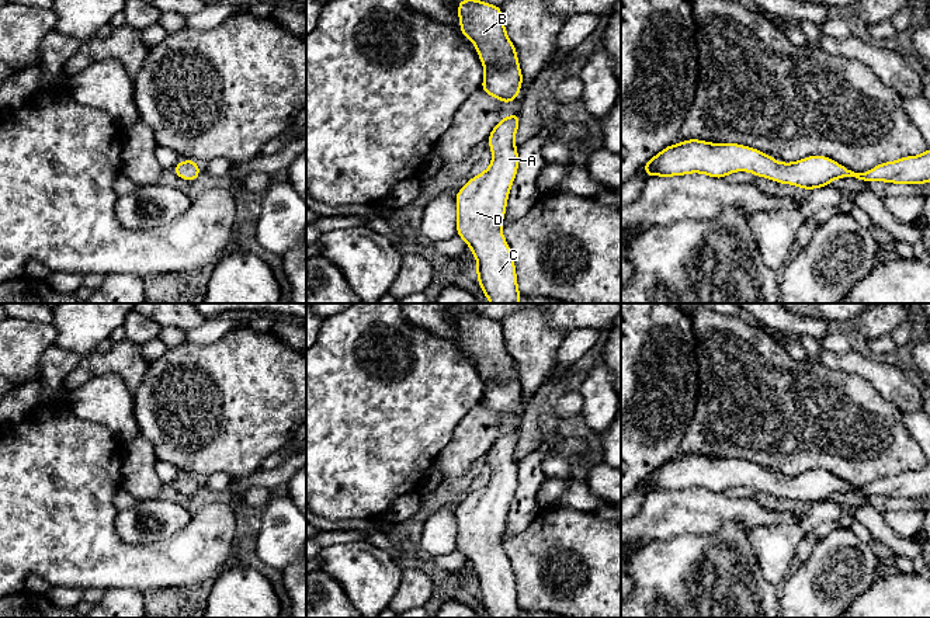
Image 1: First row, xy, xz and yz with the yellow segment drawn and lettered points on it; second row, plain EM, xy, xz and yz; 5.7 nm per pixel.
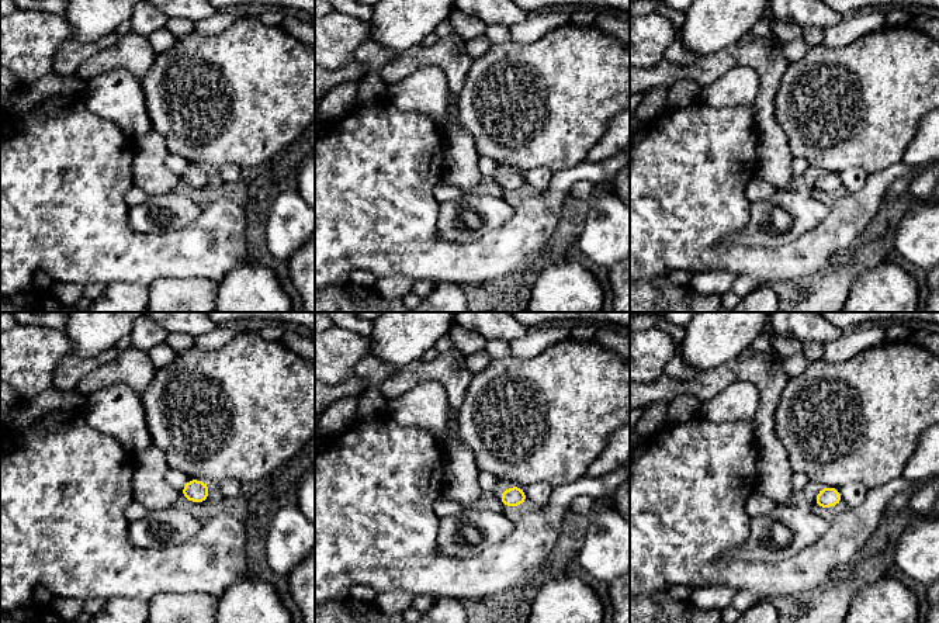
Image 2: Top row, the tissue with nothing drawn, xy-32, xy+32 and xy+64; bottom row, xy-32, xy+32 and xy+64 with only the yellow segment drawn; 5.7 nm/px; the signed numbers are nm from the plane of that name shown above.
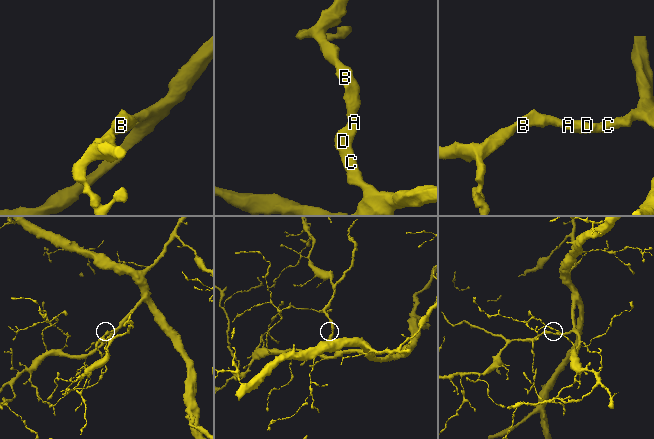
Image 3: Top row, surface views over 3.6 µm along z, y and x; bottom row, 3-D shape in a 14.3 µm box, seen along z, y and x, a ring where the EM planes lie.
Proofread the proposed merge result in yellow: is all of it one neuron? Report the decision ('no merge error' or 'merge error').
no merge error

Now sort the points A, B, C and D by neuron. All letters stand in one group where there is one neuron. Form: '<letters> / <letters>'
A B C D

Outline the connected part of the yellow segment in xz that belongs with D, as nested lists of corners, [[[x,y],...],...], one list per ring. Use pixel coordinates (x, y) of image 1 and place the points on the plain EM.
[[[520,427],[497,437],[487,451],[489,464],[493,468],[490,480],[483,487],[472,492],[455,510],[457,551],[462,552],[473,567],[478,576],[478,597],[490,618],[520,618],[521,612],[517,601],[516,579],[502,548],[507,513],[518,485],[518,466],[514,459],[518,440]]]

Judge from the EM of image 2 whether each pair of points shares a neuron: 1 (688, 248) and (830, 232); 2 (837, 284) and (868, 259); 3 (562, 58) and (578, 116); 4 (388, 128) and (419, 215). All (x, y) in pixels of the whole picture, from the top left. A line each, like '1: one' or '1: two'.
1: one
2: one
3: one
4: one

